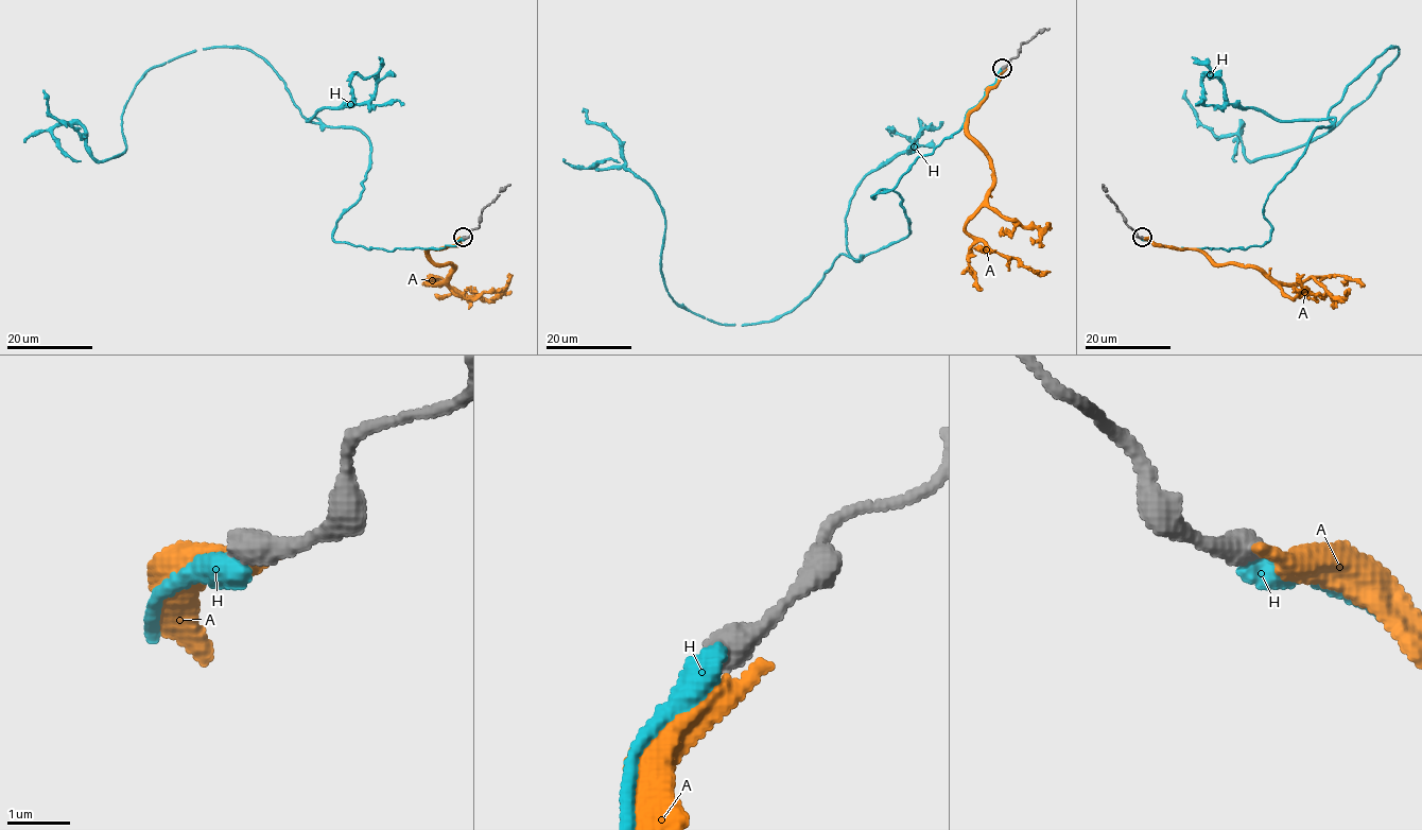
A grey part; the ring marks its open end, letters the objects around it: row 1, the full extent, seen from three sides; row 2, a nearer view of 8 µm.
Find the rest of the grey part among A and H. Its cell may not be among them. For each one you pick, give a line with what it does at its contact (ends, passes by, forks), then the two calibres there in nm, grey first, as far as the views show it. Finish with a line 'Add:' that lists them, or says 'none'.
Add: none

